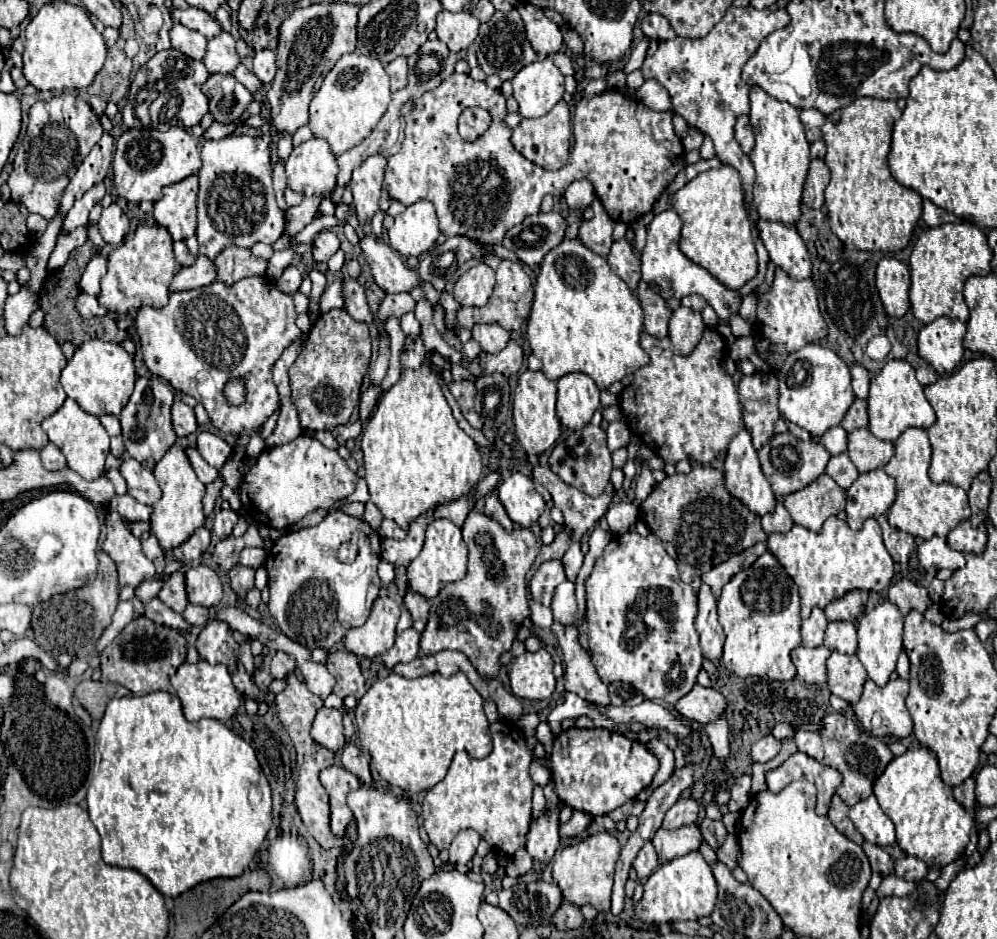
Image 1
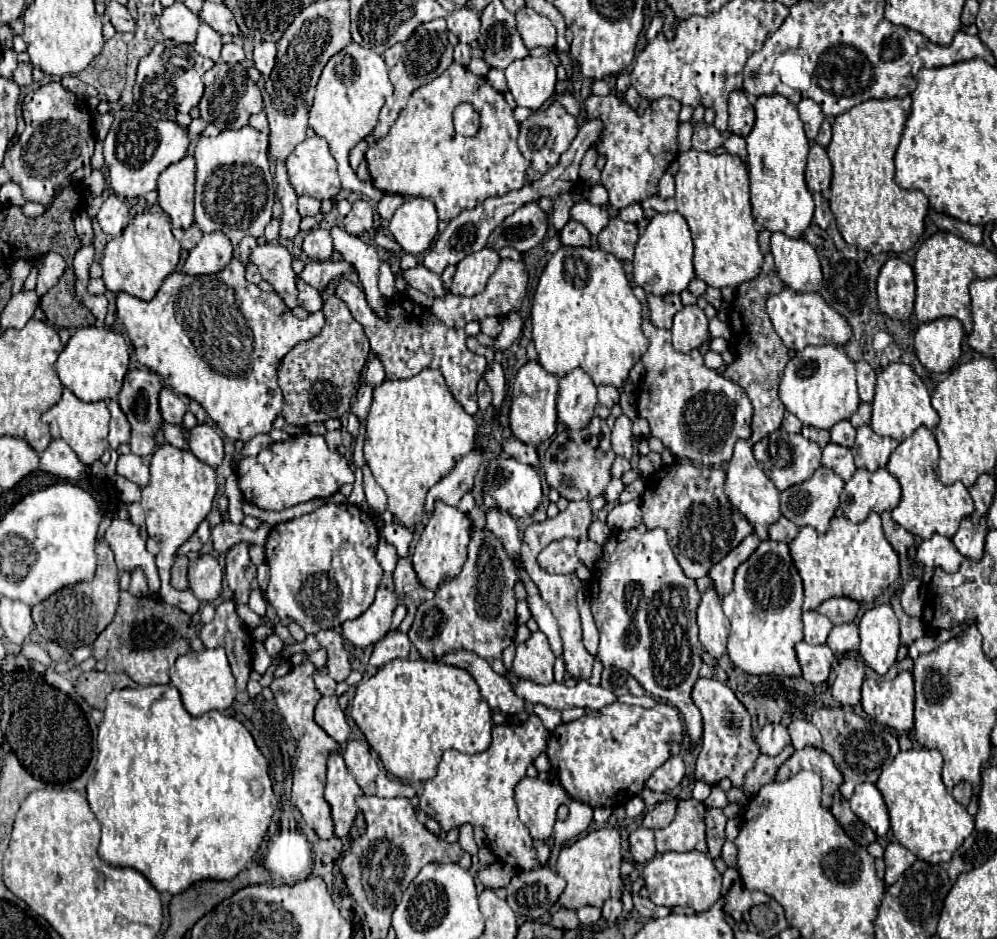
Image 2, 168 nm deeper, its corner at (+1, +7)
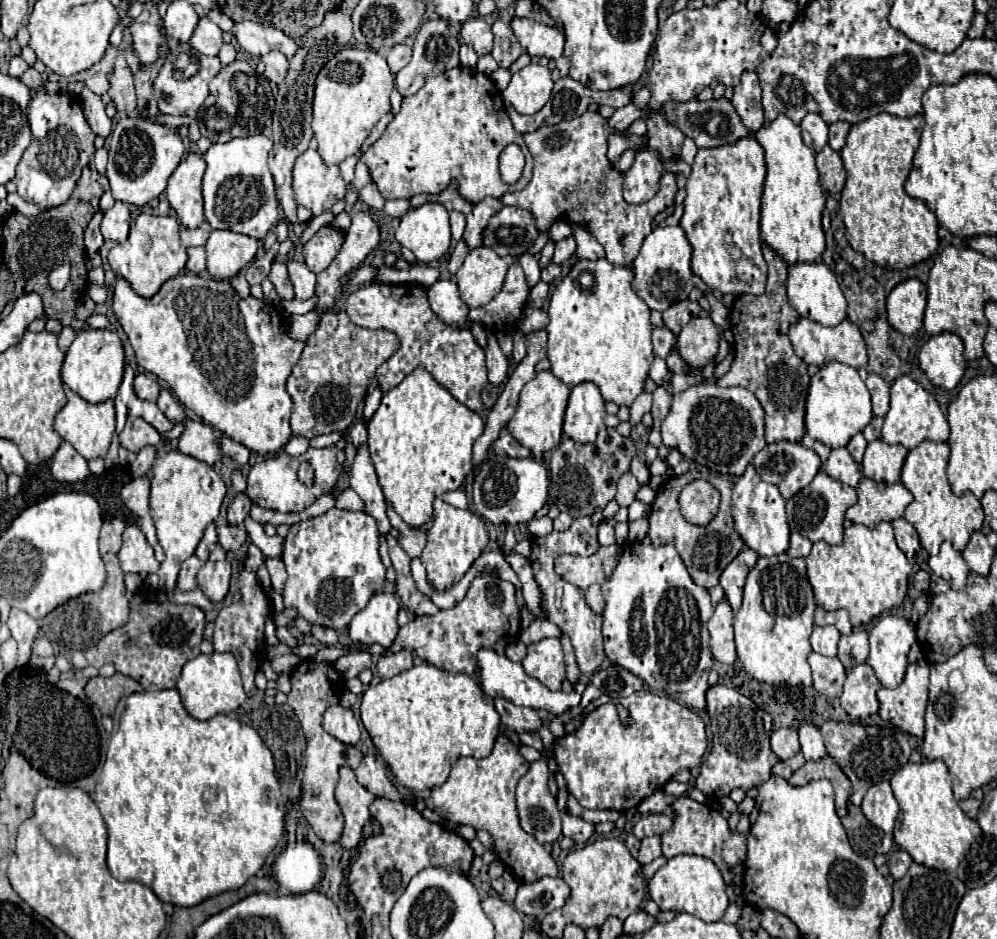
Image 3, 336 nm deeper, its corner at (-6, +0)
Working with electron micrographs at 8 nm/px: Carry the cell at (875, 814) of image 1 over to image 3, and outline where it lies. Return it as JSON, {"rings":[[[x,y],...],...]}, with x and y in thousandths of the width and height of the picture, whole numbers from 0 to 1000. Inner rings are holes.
{"rings":[[[892,832],[878,834],[870,842],[864,855],[864,864],[872,872],[872,876],[886,883],[888,887],[896,887],[896,879],[902,868],[902,857],[900,857],[900,851],[896,849]]]}

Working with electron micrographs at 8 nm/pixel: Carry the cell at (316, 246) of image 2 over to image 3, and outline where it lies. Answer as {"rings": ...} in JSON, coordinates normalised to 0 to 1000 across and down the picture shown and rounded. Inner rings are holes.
{"rings":[[[334,242],[320,244],[314,250],[314,255],[304,261],[304,272],[306,272],[308,284],[316,291],[326,289],[334,280],[342,261],[344,261],[344,248],[336,246]]]}

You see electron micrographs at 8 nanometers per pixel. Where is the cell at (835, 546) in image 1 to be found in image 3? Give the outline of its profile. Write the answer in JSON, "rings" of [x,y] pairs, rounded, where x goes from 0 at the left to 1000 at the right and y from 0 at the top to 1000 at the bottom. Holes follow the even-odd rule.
{"rings":[[[884,555],[876,565],[868,559],[852,559],[844,580],[831,580],[829,585],[829,578],[819,576],[807,597],[819,644],[827,651],[838,651],[844,646],[850,649],[858,668],[870,666],[876,657],[882,657],[890,649],[902,646],[908,638],[914,600],[900,583],[894,557]]]}

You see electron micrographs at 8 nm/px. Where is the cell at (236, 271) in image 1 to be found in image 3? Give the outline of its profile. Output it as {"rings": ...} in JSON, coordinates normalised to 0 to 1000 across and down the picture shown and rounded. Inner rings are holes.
{"rings":[[[274,278],[270,297],[272,297],[272,301],[276,304],[276,308],[278,308],[278,312],[280,312],[280,318],[284,318],[284,321],[296,318],[296,308],[294,308],[294,301],[292,301],[292,297],[290,297],[288,282],[286,282],[284,278]]]}

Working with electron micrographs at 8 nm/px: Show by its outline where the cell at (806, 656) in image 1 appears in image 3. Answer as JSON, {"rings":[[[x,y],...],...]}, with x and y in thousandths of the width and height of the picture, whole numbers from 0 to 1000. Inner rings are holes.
{"rings":[[[821,695],[811,698],[811,708],[815,715],[817,736],[829,742],[842,742],[848,727],[848,710],[840,700],[827,700]]]}

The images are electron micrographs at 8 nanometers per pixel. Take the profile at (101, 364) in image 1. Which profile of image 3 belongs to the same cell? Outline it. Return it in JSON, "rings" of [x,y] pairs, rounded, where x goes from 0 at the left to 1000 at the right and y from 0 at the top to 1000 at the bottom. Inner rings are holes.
{"rings":[[[87,350],[79,353],[75,363],[71,365],[63,384],[61,404],[65,412],[69,412],[89,429],[103,429],[107,425],[117,423],[123,397],[125,397],[125,374],[119,357],[111,350]]]}

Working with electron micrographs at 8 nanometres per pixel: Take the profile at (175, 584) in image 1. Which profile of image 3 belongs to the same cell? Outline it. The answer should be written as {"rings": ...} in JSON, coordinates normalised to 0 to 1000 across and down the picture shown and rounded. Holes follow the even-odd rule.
{"rings":[[[192,591],[184,602],[182,602],[182,608],[180,608],[180,619],[178,619],[178,625],[182,629],[194,629],[198,627],[198,608],[202,606],[202,597]]]}

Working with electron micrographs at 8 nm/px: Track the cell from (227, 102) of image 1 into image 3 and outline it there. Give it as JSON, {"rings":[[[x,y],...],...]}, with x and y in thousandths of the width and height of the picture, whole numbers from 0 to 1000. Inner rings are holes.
{"rings":[[[234,65],[224,71],[216,84],[210,88],[210,103],[202,114],[200,127],[206,135],[202,135],[202,144],[212,148],[212,152],[228,152],[238,146],[250,146],[264,140],[264,135],[272,135],[272,120],[276,114],[276,105],[266,80],[258,80],[248,65]]]}

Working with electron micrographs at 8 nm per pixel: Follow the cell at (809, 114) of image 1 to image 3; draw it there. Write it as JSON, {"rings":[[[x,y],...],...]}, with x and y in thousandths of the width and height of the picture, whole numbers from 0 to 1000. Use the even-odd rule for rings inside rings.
{"rings":[[[809,120],[803,129],[805,152],[815,161],[823,161],[829,154],[829,131],[819,120]]]}

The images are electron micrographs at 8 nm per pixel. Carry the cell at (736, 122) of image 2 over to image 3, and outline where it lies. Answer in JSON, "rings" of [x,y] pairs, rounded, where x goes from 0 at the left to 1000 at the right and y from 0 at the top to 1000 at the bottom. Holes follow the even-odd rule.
{"rings":[[[747,78],[743,82],[743,88],[737,93],[735,105],[733,105],[739,122],[743,125],[745,133],[749,135],[751,142],[761,140],[765,133],[765,114],[763,114],[763,93],[759,78]]]}

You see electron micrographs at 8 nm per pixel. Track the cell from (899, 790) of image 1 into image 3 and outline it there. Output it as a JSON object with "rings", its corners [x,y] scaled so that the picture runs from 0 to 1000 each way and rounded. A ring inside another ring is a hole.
{"rings":[[[924,810],[906,815],[894,830],[896,847],[902,855],[902,870],[898,874],[898,898],[910,906],[918,919],[958,928],[970,911],[976,894],[984,889],[980,874],[972,872],[954,842],[954,827],[946,810]]]}

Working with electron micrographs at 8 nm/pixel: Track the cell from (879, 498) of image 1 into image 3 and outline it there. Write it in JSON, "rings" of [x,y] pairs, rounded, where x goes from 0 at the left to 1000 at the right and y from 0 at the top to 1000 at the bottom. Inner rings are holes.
{"rings":[[[864,510],[860,527],[860,536],[850,542],[850,553],[872,563],[876,563],[882,555],[906,551],[906,544],[916,534],[916,527],[906,519],[906,514],[882,517],[876,510]]]}

